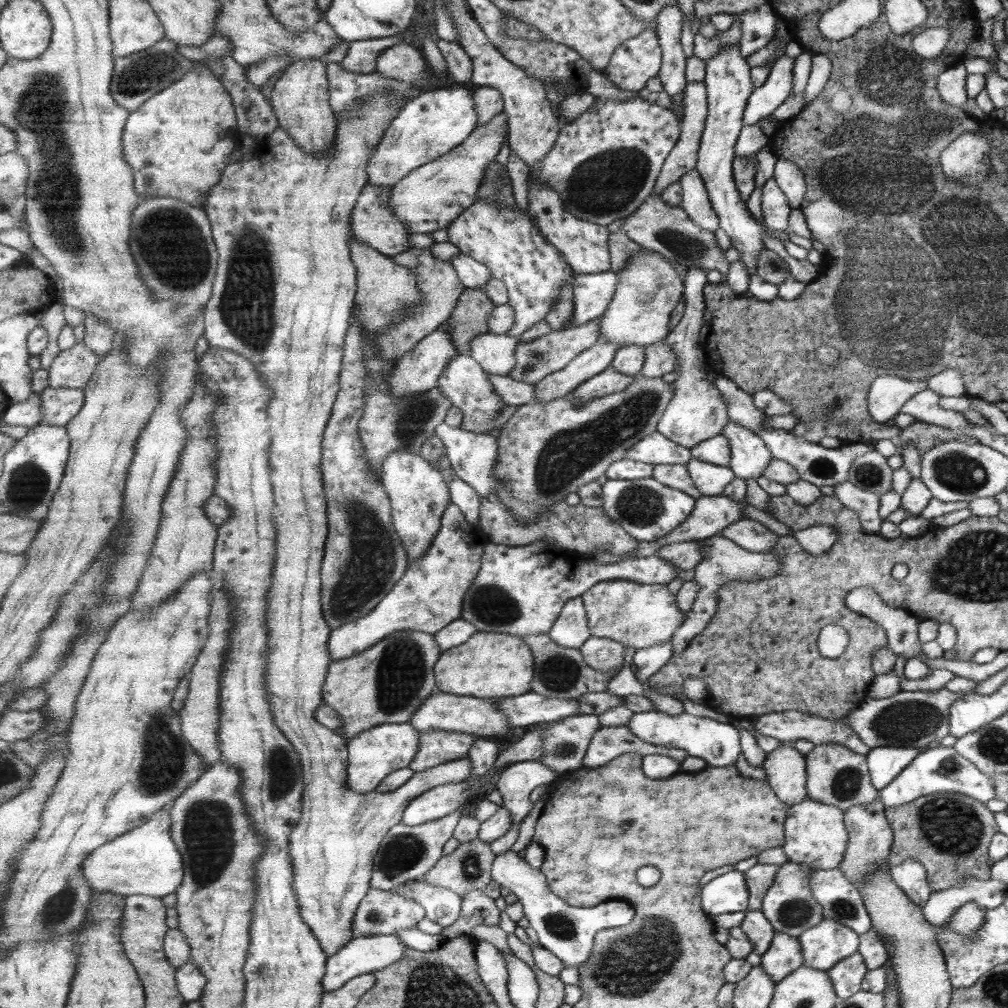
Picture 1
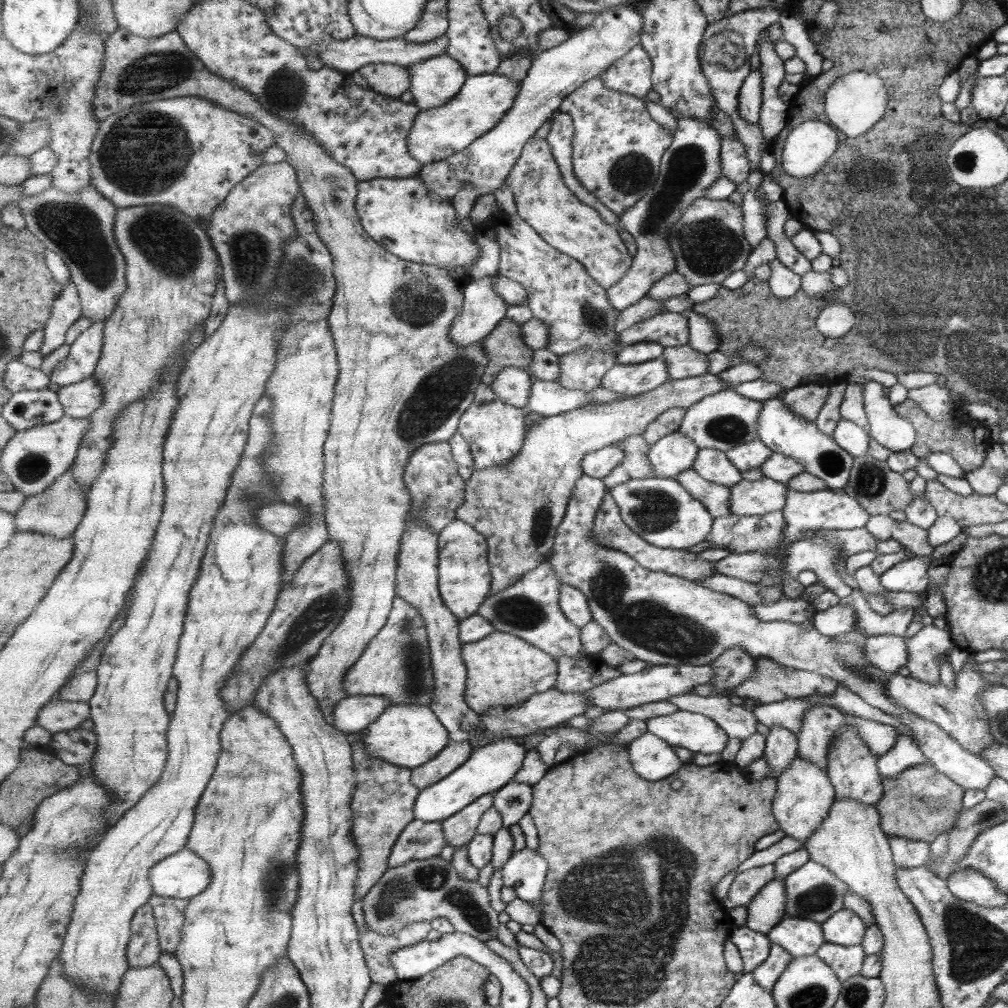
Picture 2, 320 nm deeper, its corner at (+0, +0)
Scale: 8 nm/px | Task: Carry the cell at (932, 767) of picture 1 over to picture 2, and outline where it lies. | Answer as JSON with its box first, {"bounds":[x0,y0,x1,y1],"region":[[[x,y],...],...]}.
{"bounds":[876,733,930,777],"region":[[[897,733],[895,744],[885,754],[876,758],[876,767],[881,777],[900,775],[905,768],[915,765],[930,765],[919,747],[903,733]]]}

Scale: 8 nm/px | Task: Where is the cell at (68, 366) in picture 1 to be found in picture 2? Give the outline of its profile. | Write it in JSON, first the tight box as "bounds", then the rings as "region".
{"bounds":[50,321,106,387],"region":[[[106,321],[92,323],[71,345],[67,360],[57,365],[50,376],[59,387],[81,382],[94,376],[104,347]]]}

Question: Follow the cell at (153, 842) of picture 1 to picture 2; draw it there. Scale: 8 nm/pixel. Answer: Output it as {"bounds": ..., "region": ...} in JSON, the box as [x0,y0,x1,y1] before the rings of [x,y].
{"bounds":[150,847,212,899],"region":[[[184,847],[182,851],[168,856],[157,863],[150,874],[154,894],[169,898],[191,899],[199,896],[210,887],[212,881],[211,865],[198,853]]]}

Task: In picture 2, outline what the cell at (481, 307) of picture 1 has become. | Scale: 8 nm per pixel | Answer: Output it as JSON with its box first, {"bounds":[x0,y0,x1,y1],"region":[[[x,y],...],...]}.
{"bounds":[482,318,534,385],"region":[[[504,318],[499,326],[483,340],[490,363],[484,372],[482,382],[492,385],[504,368],[527,369],[532,372],[534,349],[526,343],[522,335],[522,325]]]}

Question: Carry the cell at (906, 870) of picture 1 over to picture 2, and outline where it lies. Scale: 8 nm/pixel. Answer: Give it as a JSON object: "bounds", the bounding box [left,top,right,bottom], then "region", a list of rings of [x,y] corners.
{"bounds":[888,836,930,868],"region":[[[890,836],[888,845],[895,867],[917,868],[923,865],[930,856],[928,842]]]}

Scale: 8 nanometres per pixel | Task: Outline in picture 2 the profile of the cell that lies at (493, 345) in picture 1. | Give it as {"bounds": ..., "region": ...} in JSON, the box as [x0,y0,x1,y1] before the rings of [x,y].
{"bounds":[492,366,534,411],"region":[[[514,366],[504,368],[492,384],[497,399],[529,411],[528,402],[534,383],[532,377],[533,374],[527,369]]]}

